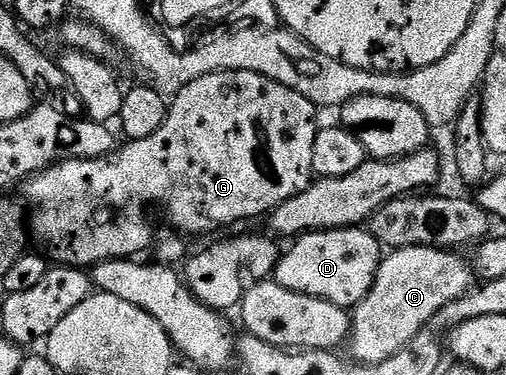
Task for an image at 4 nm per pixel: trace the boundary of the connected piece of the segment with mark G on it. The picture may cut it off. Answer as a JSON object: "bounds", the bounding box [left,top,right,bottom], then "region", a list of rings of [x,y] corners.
{"bounds":[23,71,319,269],"region":[[[216,71],[188,83],[180,93],[172,96],[168,108],[169,112],[163,121],[163,125],[159,125],[159,129],[155,129],[155,133],[151,133],[151,137],[126,142],[124,144],[126,147],[118,146],[109,155],[104,155],[98,159],[68,159],[62,163],[55,163],[52,167],[48,167],[46,171],[41,171],[38,175],[31,175],[25,180],[23,190],[25,190],[26,200],[24,199],[24,202],[26,204],[34,203],[37,206],[37,220],[34,223],[32,220],[31,223],[32,242],[34,239],[42,247],[38,248],[54,264],[92,269],[99,263],[107,262],[108,259],[137,257],[140,256],[137,255],[140,251],[147,250],[149,246],[150,250],[154,246],[155,238],[153,239],[153,223],[149,220],[148,213],[145,212],[148,207],[158,207],[175,226],[182,227],[186,231],[186,233],[184,232],[186,236],[205,235],[208,231],[217,231],[220,227],[229,227],[232,223],[241,223],[244,219],[253,219],[256,215],[268,216],[280,203],[287,202],[288,199],[295,197],[300,191],[309,188],[309,184],[314,178],[313,154],[315,153],[315,137],[319,130],[319,124],[317,124],[319,108],[311,101],[307,101],[307,97],[303,97],[303,93],[295,93],[295,89],[287,89],[287,85],[283,85],[279,81],[271,81],[271,77],[263,77],[259,73]]]}

